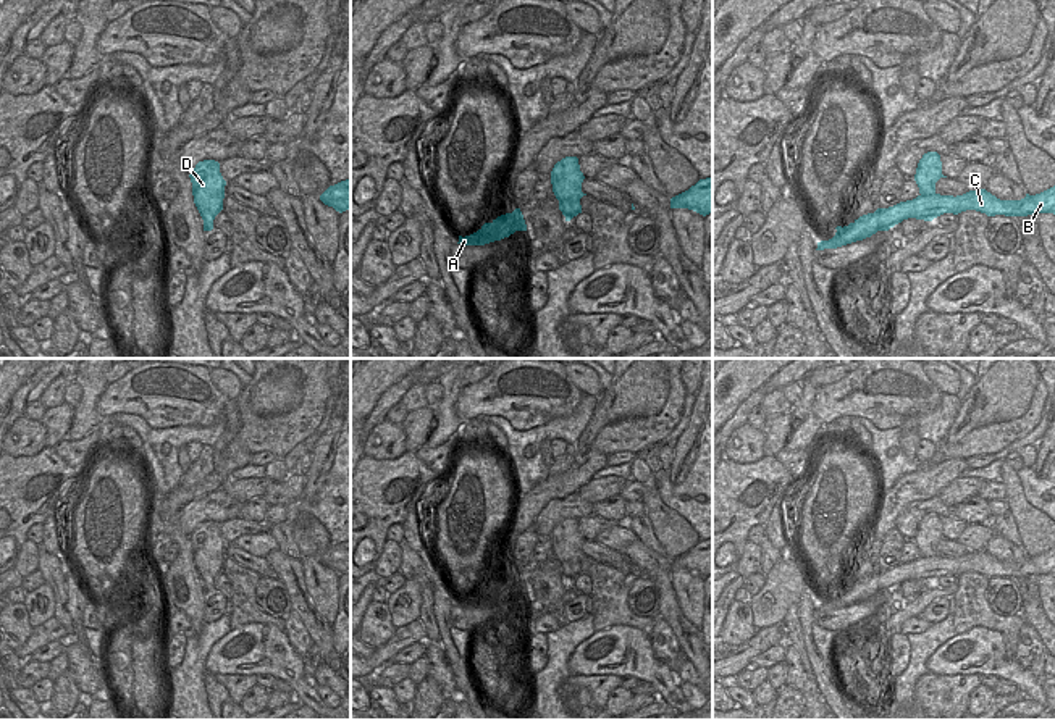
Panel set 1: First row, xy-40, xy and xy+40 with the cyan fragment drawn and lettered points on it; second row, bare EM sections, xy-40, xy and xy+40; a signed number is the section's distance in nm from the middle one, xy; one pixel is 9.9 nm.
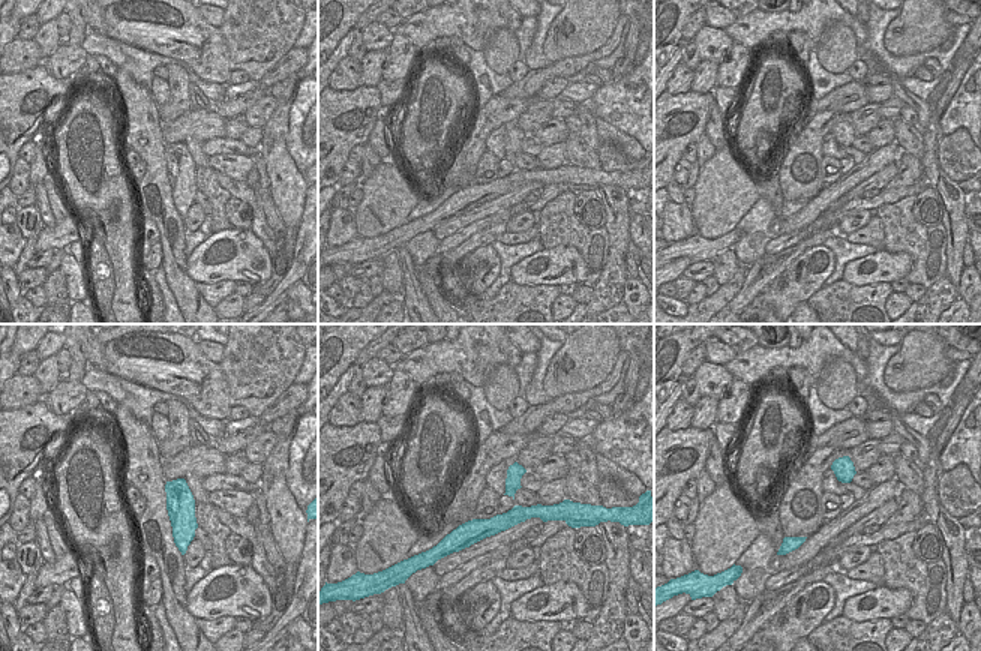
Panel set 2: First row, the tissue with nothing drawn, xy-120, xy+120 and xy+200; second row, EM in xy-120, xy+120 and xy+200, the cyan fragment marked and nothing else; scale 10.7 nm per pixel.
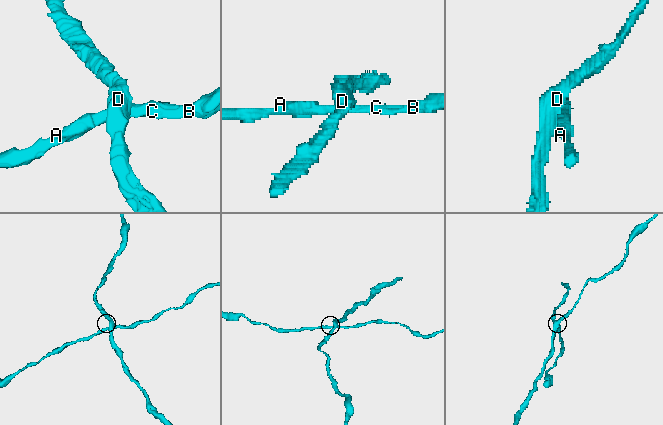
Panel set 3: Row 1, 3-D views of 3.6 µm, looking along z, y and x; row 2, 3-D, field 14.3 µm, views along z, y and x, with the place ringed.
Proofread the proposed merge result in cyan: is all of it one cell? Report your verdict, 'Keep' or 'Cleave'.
Cleave

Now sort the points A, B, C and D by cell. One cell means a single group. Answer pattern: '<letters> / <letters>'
A B C / D

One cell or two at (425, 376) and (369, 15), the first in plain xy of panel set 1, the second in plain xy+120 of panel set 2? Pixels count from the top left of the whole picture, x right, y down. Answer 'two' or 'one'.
one

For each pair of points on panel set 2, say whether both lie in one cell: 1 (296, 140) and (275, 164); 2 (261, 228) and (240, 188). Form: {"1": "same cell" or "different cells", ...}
{"1": "different cells", "2": "same cell"}

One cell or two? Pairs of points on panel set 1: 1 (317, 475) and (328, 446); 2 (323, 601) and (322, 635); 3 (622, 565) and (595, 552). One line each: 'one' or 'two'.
1: one
2: two
3: one

